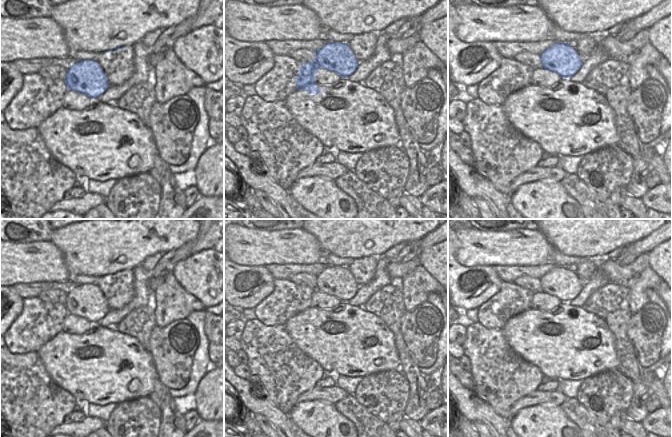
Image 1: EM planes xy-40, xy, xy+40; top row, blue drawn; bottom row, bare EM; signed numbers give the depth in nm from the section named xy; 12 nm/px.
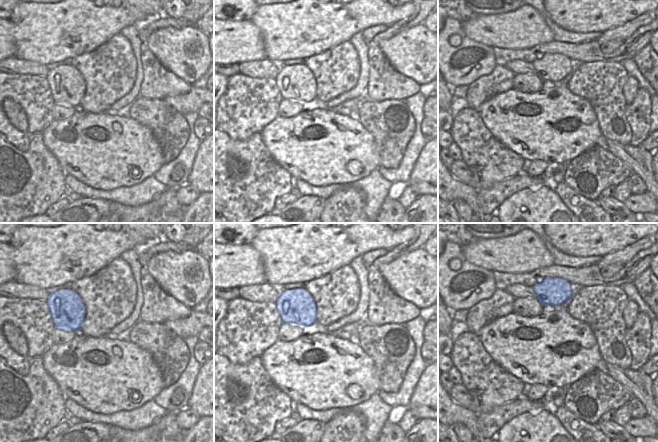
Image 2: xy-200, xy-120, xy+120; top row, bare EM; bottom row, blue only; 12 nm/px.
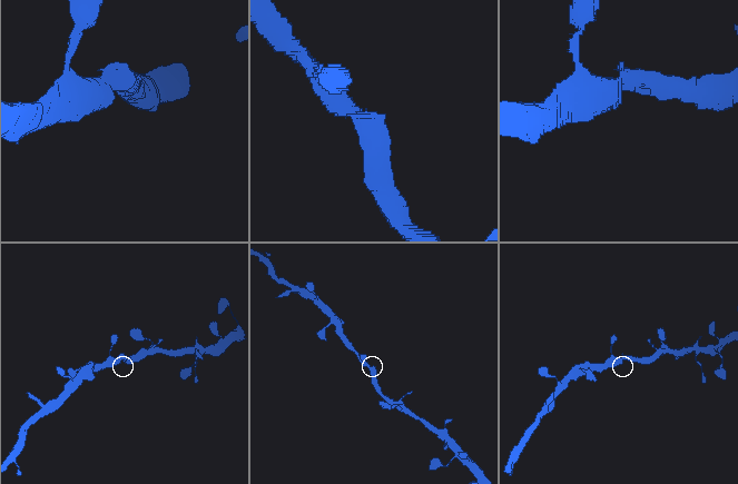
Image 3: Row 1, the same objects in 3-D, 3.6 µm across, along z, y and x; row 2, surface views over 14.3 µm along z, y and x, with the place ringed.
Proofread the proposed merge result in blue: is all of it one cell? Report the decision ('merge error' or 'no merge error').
no merge error

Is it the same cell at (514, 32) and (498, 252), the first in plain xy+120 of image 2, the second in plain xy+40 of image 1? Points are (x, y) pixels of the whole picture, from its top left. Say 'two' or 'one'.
one

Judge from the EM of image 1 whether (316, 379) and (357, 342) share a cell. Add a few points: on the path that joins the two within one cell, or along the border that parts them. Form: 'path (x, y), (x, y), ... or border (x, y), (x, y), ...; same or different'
path (315, 363), (314, 359), (332, 359), (341, 355); same

